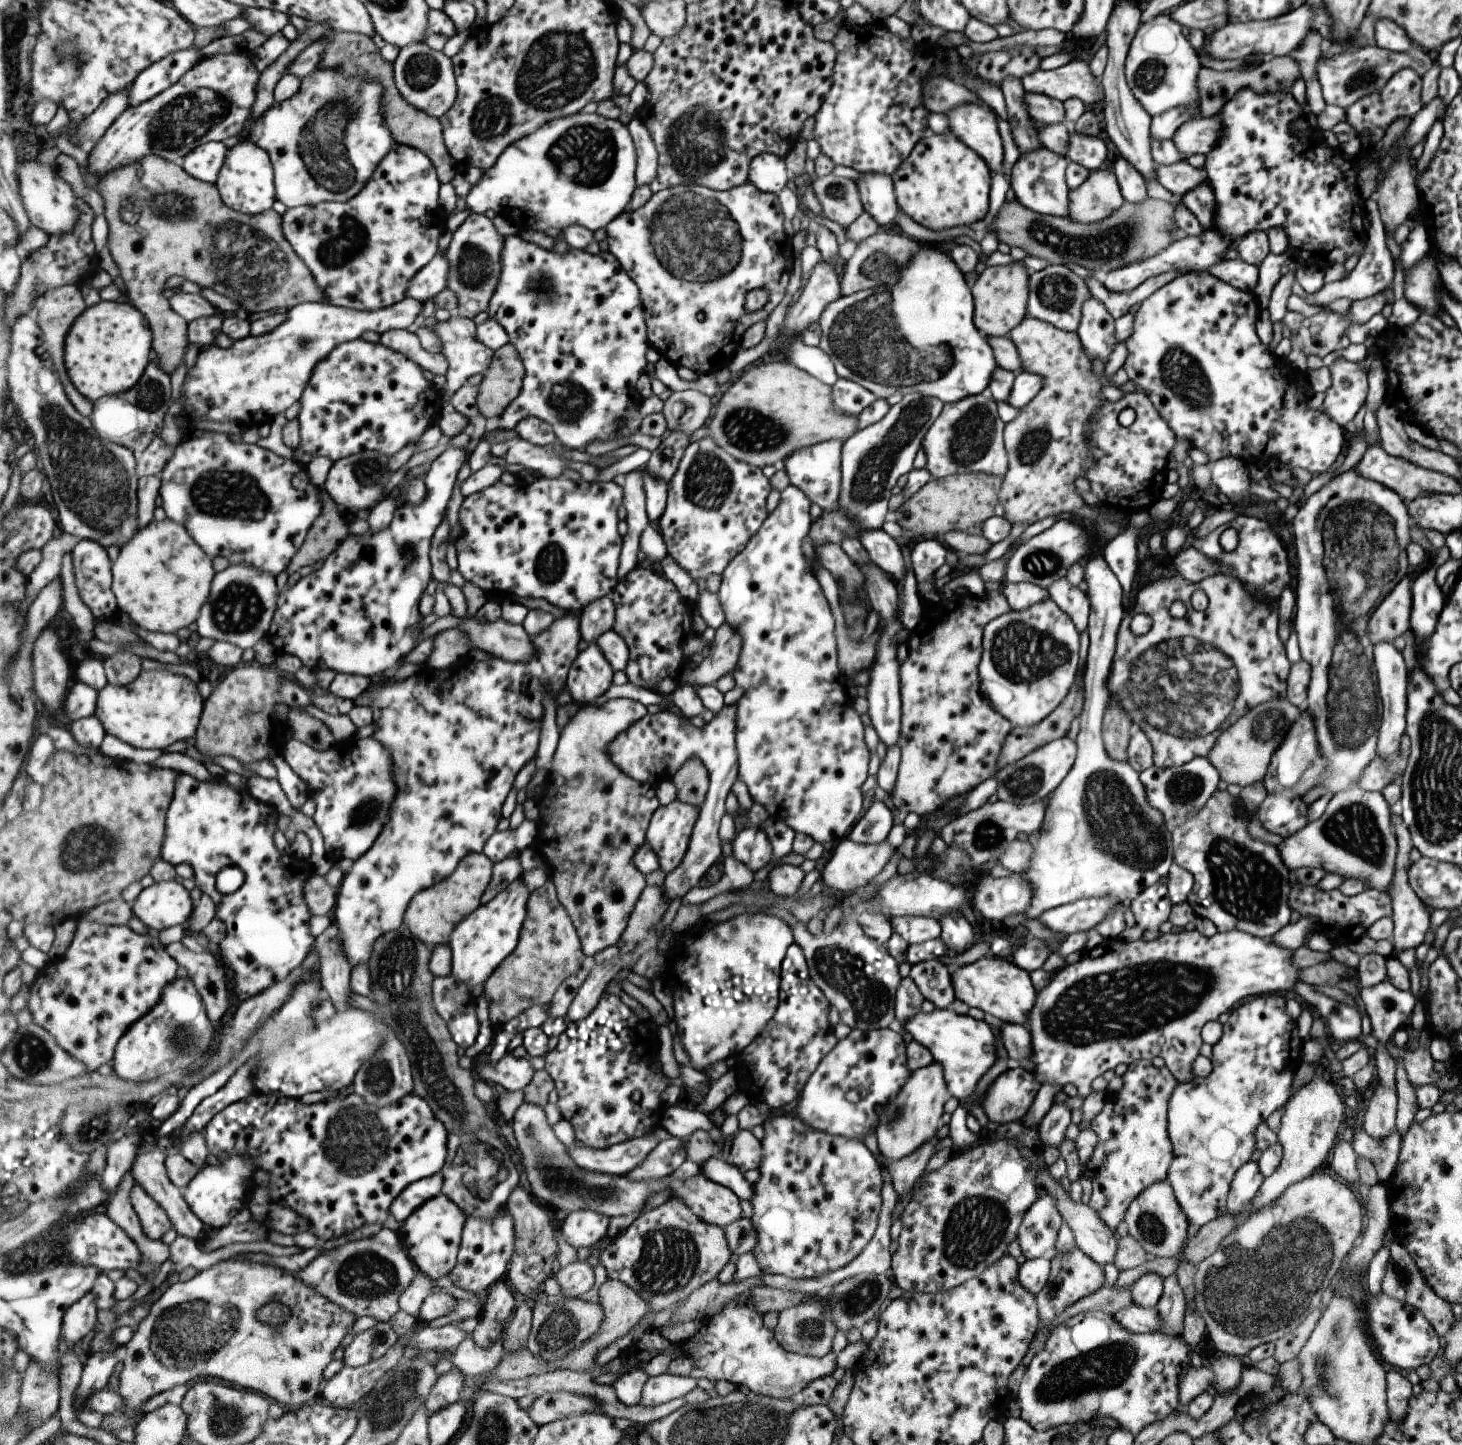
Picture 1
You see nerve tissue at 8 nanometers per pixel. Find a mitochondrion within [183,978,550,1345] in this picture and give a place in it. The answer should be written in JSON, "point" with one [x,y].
{"point":[356,1135]}

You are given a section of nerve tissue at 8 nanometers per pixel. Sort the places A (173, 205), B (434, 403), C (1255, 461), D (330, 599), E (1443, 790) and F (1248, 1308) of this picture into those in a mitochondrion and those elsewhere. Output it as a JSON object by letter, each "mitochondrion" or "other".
{"A":"mitochondrion","B":"other","C":"other","D":"other","E":"mitochondrion","F":"mitochondrion"}

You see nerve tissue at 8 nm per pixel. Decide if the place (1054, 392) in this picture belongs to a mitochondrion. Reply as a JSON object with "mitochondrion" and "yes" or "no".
{"mitochondrion":"no"}

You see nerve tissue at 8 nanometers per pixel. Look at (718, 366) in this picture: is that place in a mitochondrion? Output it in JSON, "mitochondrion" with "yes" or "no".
{"mitochondrion":"no"}

